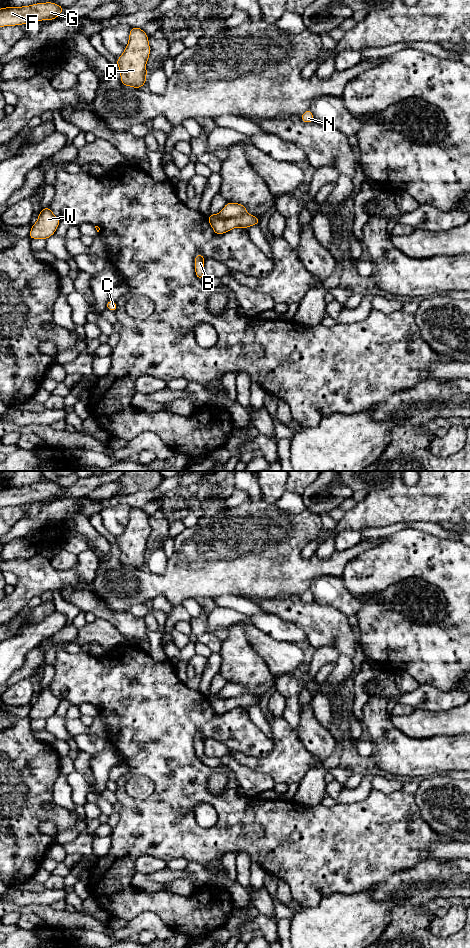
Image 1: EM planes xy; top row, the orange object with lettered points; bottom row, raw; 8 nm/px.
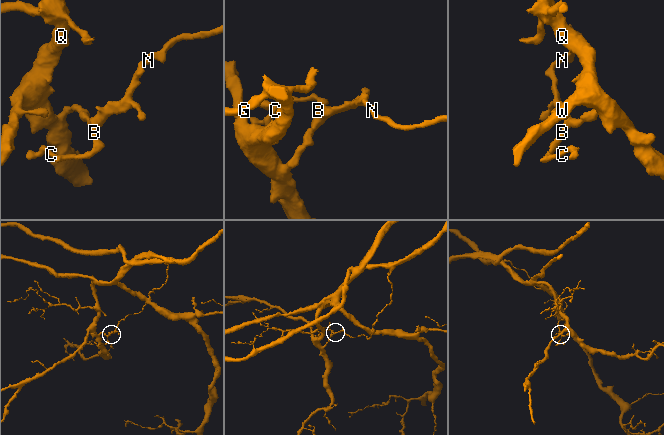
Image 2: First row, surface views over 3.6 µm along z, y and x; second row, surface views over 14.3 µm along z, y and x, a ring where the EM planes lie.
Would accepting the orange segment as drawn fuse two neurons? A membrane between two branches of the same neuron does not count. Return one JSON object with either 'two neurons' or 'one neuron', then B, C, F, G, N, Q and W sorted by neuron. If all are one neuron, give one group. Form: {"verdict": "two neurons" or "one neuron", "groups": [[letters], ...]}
{"verdict": "two neurons", "groups": [["B", "C", "N"], ["F", "G", "Q", "W"]]}

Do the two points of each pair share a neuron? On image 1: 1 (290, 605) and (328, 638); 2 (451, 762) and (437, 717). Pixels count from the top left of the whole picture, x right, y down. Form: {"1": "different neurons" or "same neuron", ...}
{"1": "same neuron", "2": "different neurons"}

